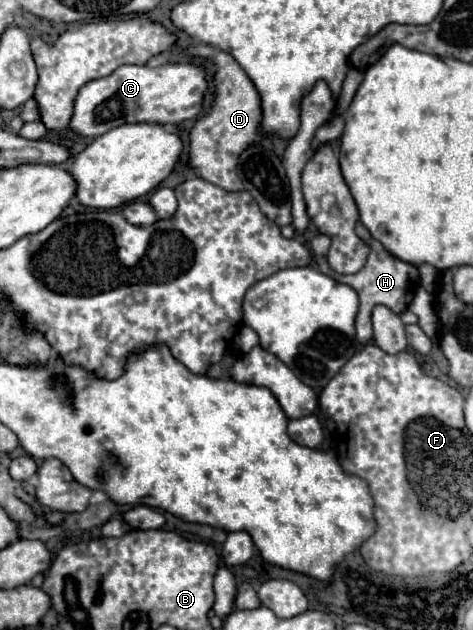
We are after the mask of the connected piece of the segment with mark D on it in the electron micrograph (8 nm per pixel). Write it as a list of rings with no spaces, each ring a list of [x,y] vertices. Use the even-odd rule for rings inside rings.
[[[193,45],[187,49],[187,53],[207,57],[217,67],[215,103],[213,103],[211,113],[201,117],[191,129],[189,165],[205,181],[211,181],[211,183],[215,183],[227,191],[241,191],[243,185],[237,177],[239,155],[243,153],[245,147],[257,143],[263,137],[263,131],[261,131],[261,121],[263,121],[261,97],[259,97],[253,81],[247,77],[247,73],[239,67],[239,63],[229,53],[223,53],[211,45]]]

